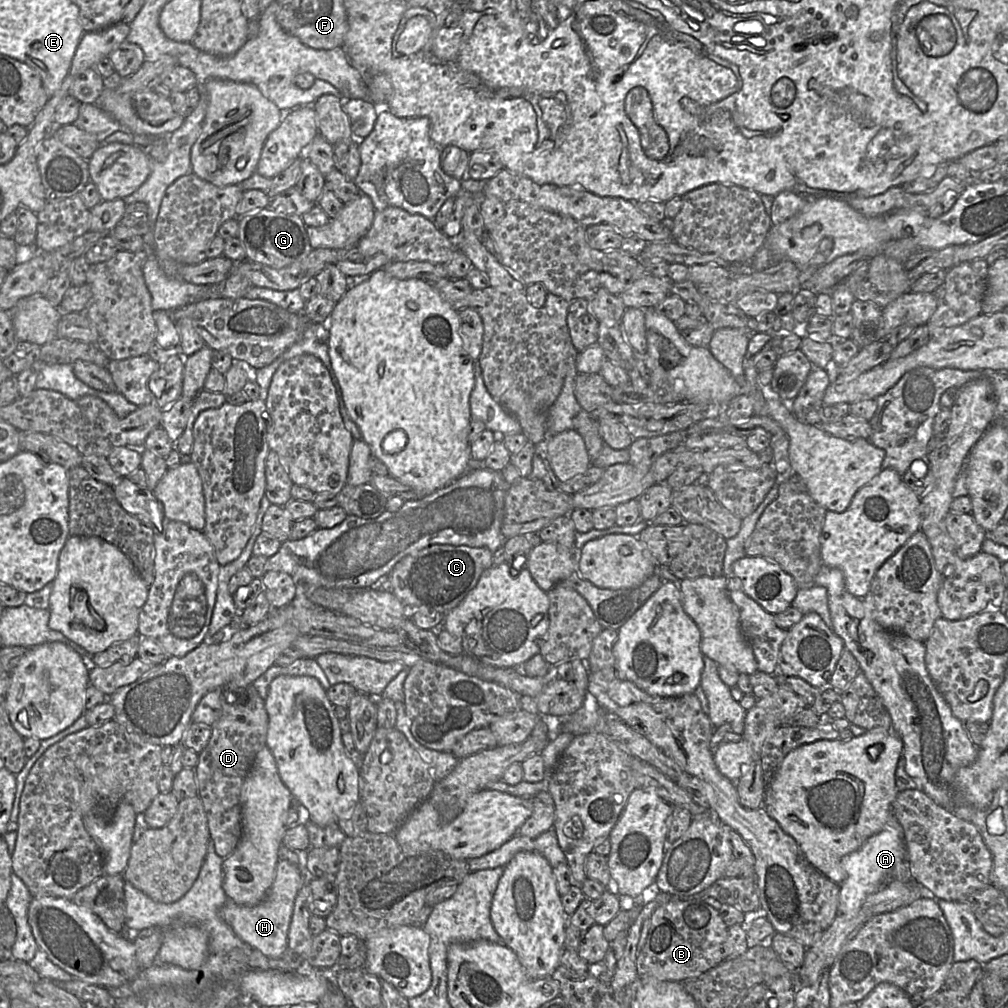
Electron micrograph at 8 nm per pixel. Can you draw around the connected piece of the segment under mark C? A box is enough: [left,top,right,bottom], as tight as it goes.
[384,544,493,614]

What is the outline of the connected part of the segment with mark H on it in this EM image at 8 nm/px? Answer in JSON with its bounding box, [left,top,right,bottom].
[220,860,303,958]

